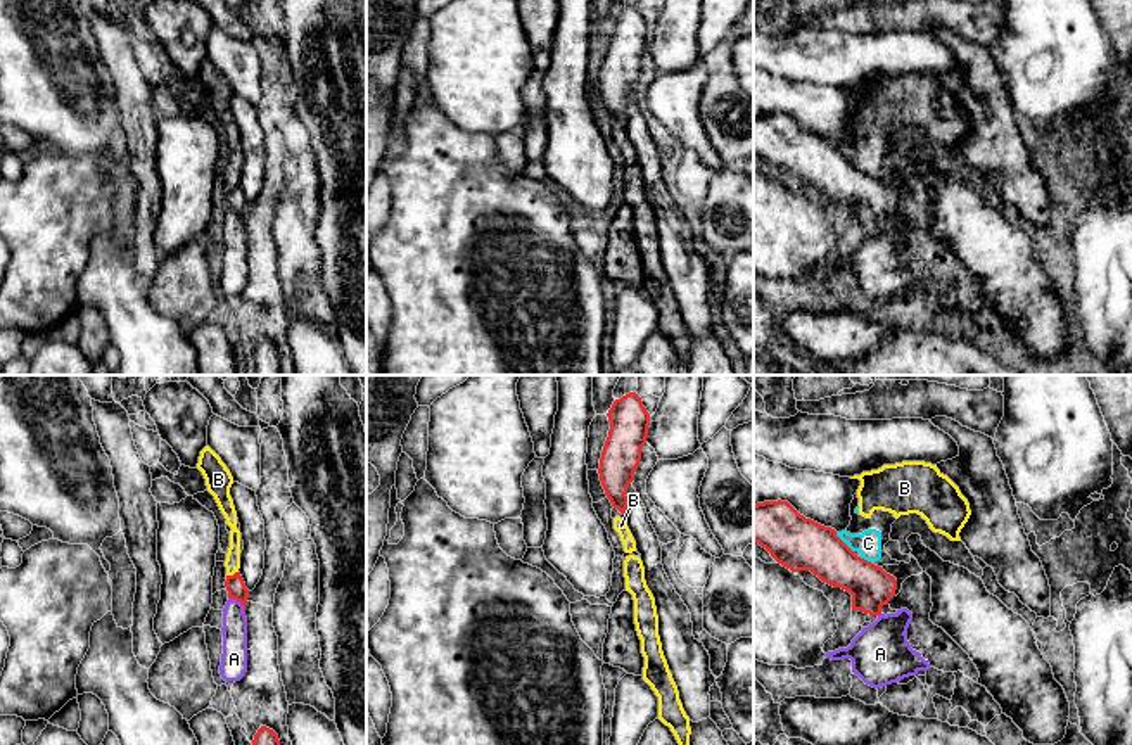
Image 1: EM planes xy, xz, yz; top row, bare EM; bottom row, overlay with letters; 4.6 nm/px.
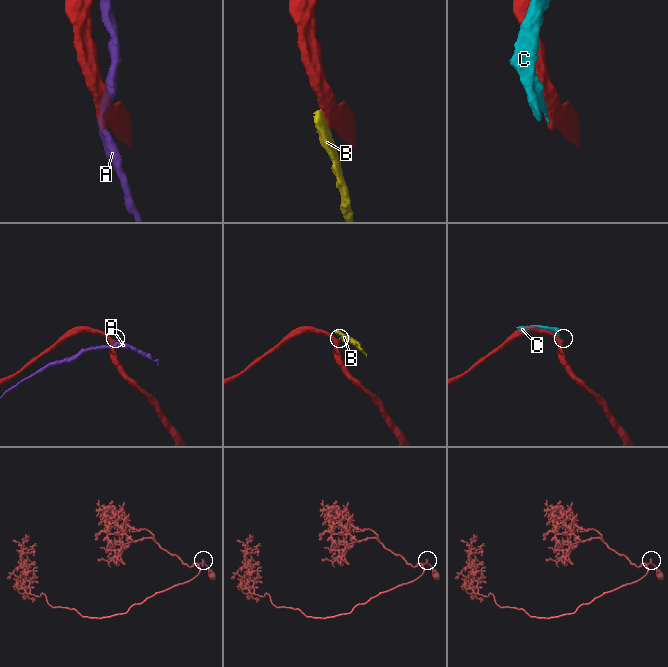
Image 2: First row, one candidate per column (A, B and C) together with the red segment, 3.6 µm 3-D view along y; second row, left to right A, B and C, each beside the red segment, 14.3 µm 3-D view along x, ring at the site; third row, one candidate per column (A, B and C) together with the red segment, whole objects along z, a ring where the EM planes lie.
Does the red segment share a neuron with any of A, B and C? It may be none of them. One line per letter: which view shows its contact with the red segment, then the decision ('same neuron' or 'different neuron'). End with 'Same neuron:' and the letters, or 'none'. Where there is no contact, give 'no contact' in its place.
A: contact in xy; different neuron
B: contact in xy; different neuron
C: contact in yz; different neuron
Same neuron: none

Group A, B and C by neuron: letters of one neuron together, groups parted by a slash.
A / B C

